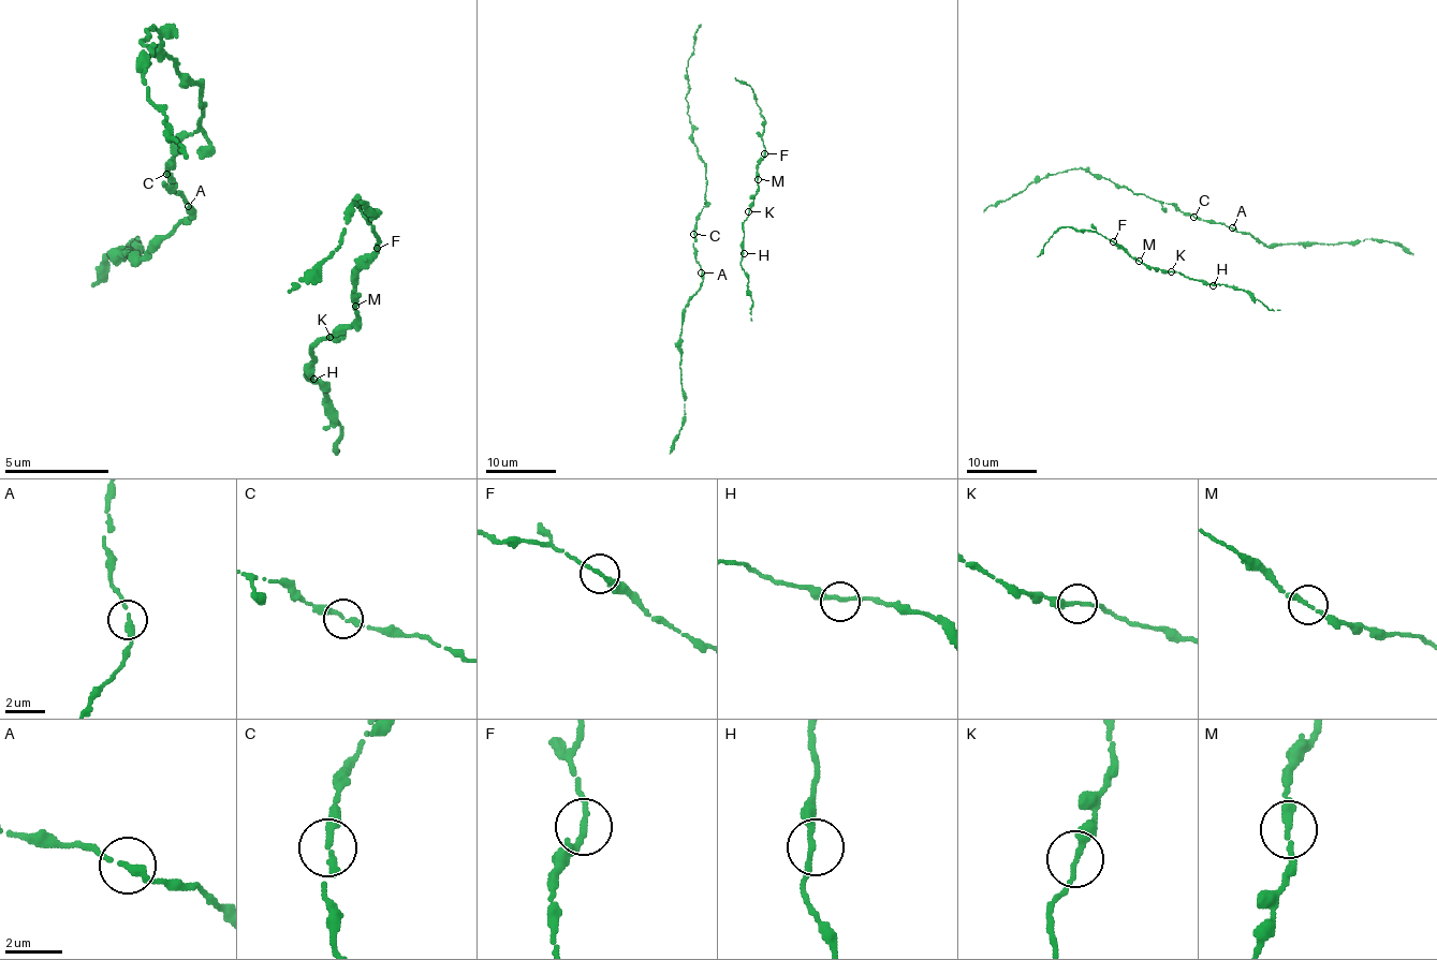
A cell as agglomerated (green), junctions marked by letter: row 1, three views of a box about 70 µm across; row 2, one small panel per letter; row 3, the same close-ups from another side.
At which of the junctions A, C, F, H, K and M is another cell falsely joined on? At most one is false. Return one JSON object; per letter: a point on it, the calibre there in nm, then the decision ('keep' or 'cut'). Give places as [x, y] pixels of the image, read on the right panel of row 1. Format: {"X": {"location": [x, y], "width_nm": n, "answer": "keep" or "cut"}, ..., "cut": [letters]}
{"A": {"location": [1232, 227], "width_nm": 240, "answer": "keep"}, "C": {"location": [1193, 217], "width_nm": 240, "answer": "keep"}, "F": {"location": [1113, 241], "width_nm": 200, "answer": "keep"}, "H": {"location": [1213, 285], "width_nm": 200, "answer": "keep"}, "K": {"location": [1171, 271], "width_nm": 240, "answer": "keep"}, "M": {"location": [1139, 261], "width_nm": 240, "answer": "keep"}, "cut": []}

